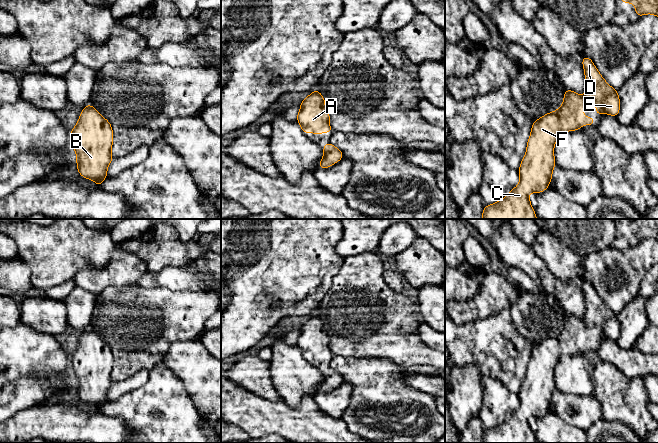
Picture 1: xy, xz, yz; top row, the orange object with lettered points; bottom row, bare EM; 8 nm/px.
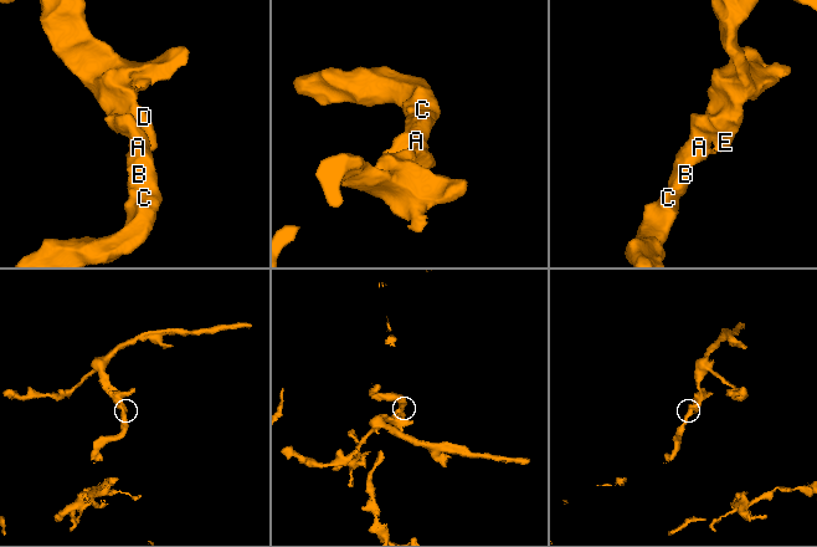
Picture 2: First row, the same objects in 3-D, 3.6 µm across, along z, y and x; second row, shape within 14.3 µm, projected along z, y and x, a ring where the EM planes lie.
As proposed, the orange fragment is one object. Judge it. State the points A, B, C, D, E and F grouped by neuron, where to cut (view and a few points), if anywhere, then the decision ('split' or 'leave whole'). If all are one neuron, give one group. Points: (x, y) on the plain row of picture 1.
A B C D E F | no cut | leave whole

